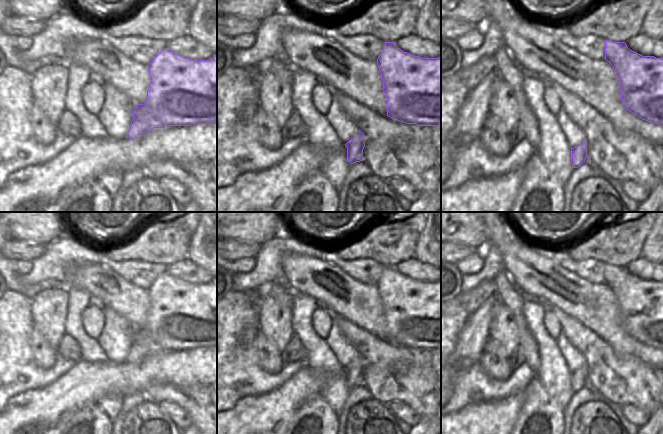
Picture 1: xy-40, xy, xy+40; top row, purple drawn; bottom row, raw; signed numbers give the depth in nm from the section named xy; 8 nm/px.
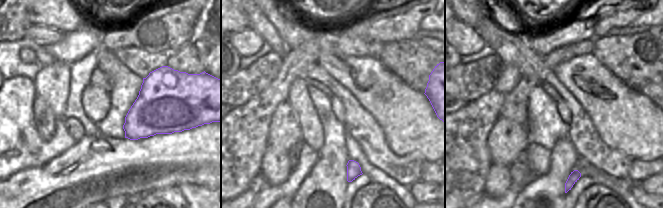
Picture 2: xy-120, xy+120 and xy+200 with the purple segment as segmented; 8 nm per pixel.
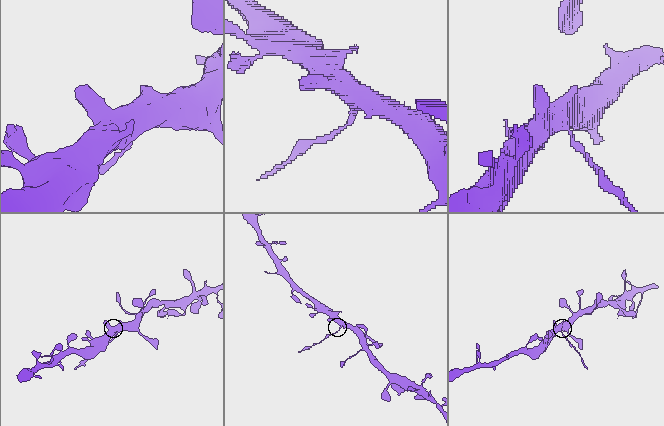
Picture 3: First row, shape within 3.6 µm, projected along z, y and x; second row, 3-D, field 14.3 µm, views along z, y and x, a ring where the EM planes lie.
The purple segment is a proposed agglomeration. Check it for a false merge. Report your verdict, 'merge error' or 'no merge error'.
merge error

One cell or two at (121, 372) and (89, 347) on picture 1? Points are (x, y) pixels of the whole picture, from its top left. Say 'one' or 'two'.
two

